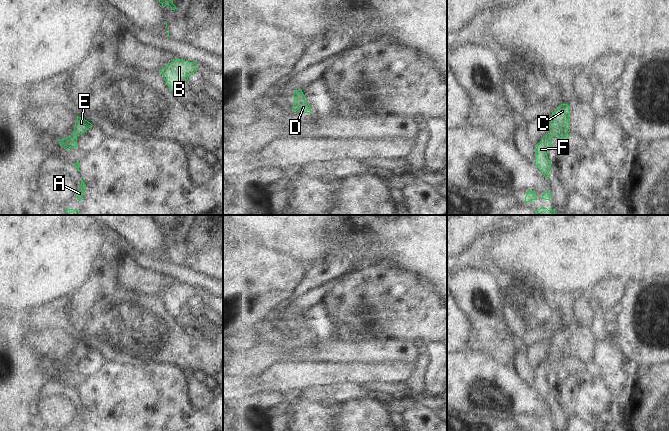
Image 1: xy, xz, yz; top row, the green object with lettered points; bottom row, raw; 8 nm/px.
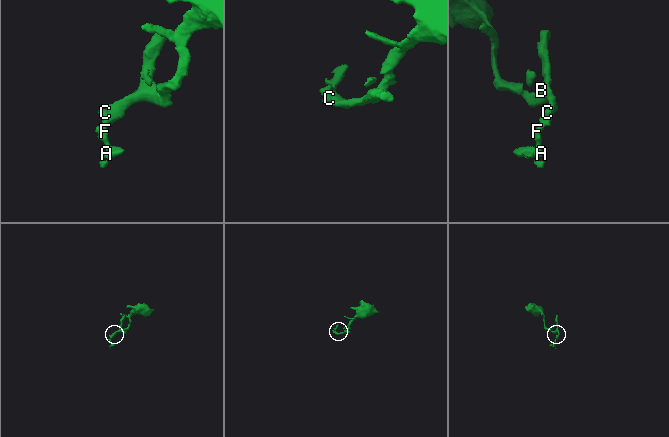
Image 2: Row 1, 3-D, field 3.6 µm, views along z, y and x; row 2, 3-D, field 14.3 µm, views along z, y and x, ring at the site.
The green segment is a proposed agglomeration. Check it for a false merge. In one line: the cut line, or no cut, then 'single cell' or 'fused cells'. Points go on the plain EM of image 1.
no cut; single cell

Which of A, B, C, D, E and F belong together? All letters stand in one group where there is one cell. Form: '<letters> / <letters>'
A B C D E F

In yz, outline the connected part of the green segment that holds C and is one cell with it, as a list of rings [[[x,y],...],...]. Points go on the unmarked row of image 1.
[[[561,328],[551,339],[551,345],[548,350],[548,358],[535,369],[535,389],[541,397],[547,402],[551,387],[547,381],[548,374],[552,370],[551,362],[558,360],[560,362],[569,362],[567,354],[569,352],[569,329]]]

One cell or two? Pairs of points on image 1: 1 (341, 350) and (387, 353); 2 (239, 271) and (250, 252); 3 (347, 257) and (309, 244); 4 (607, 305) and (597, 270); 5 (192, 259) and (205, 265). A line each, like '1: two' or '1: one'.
1: one
2: one
3: two
4: two
5: one

